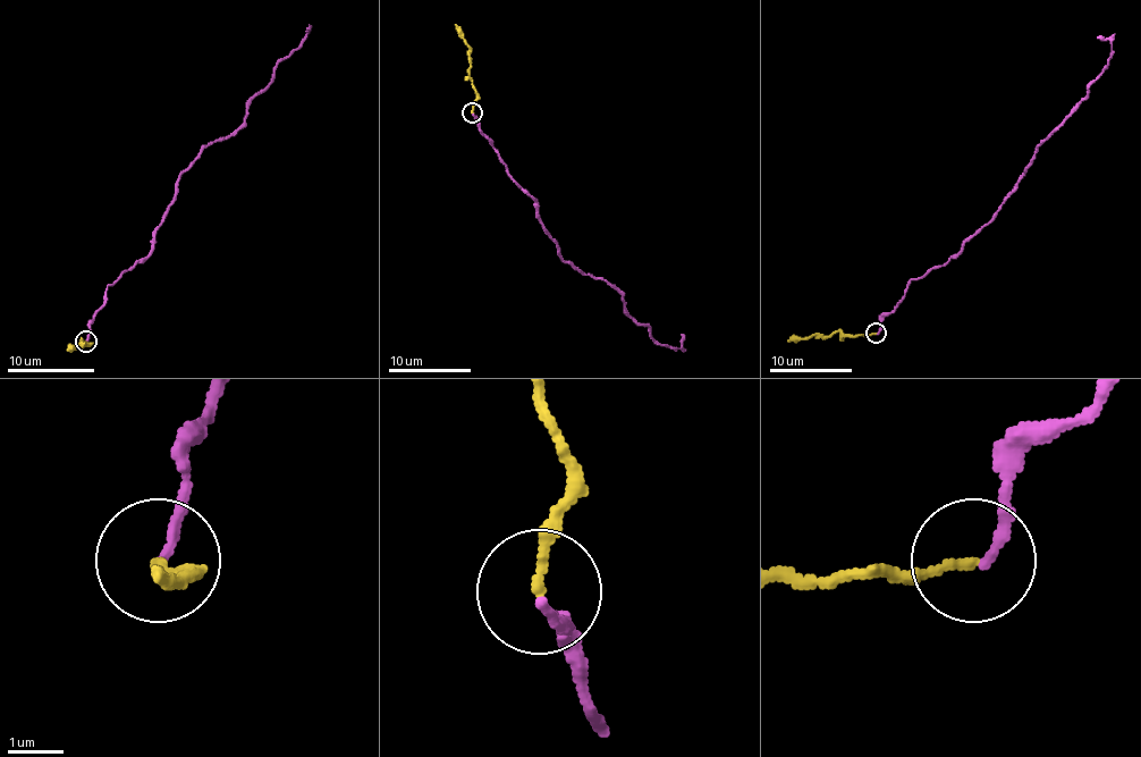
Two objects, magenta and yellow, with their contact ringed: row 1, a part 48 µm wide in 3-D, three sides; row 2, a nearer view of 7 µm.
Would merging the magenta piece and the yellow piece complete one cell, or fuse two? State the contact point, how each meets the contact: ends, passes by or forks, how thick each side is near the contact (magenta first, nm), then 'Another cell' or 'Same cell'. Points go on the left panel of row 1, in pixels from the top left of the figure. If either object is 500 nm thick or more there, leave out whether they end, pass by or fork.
Place: (85, 342). At the ring magenta ends. At the ring yellow ends. Thickness 170 nm (magenta) against 160 nm. Another cell

